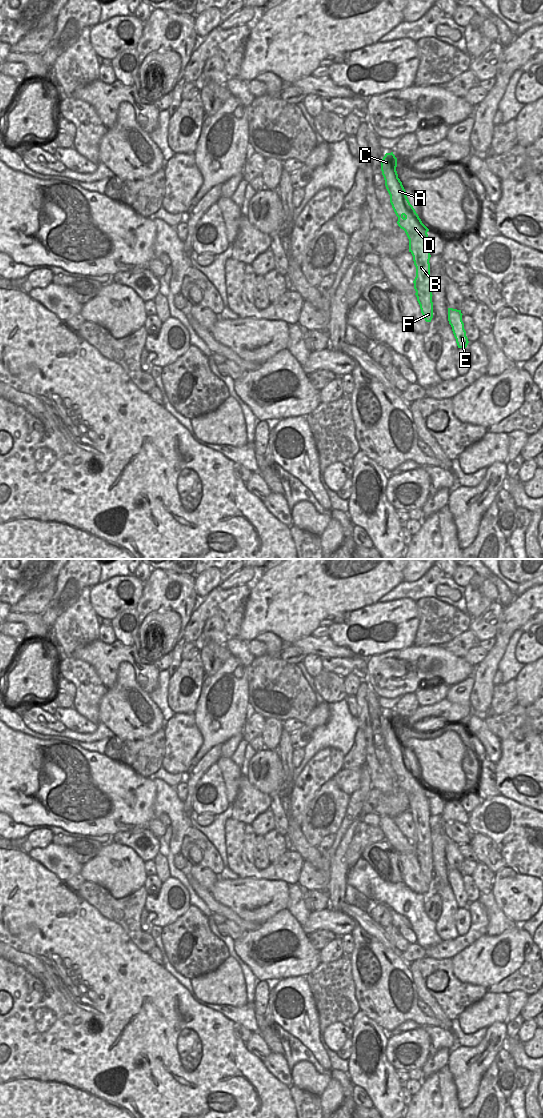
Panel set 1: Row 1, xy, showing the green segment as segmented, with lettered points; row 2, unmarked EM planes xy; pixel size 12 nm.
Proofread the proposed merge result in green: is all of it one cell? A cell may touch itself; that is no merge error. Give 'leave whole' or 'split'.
split

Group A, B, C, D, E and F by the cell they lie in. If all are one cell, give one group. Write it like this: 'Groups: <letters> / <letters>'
Groups: A B C D F / E.

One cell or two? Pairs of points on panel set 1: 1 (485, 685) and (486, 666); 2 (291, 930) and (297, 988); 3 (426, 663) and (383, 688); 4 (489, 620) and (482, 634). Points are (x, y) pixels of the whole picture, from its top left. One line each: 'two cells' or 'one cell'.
1: one cell
2: two cells
3: one cell
4: one cell

